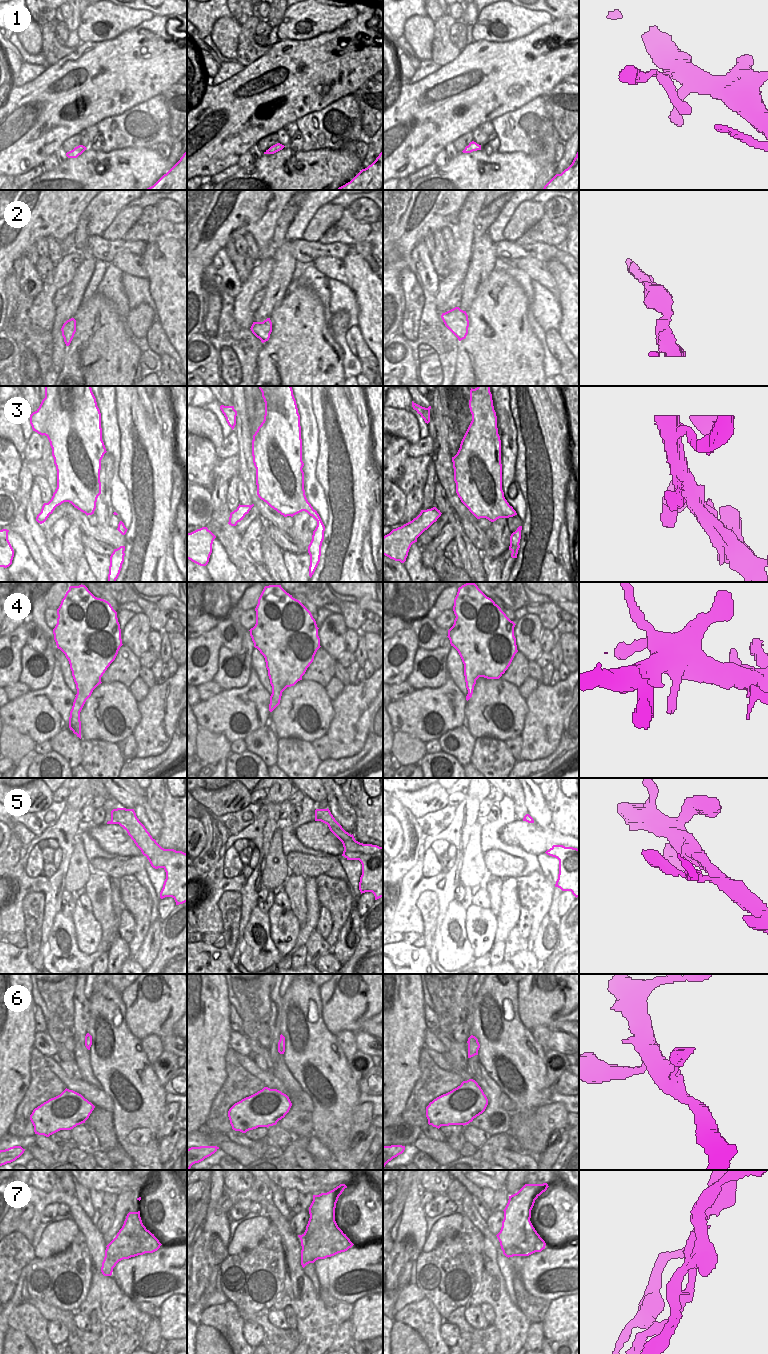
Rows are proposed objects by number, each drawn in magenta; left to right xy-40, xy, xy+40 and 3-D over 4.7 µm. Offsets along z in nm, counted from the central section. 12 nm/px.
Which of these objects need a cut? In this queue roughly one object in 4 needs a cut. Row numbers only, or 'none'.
5, 7

